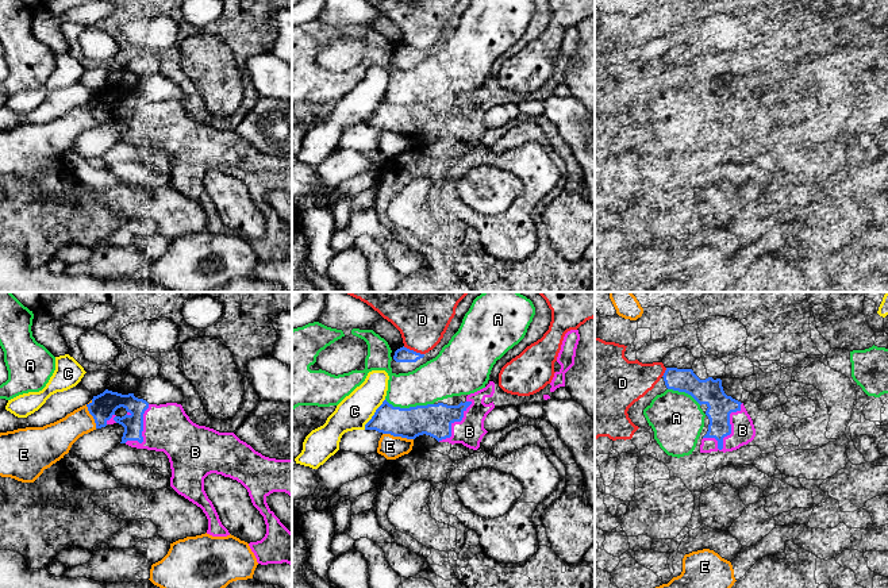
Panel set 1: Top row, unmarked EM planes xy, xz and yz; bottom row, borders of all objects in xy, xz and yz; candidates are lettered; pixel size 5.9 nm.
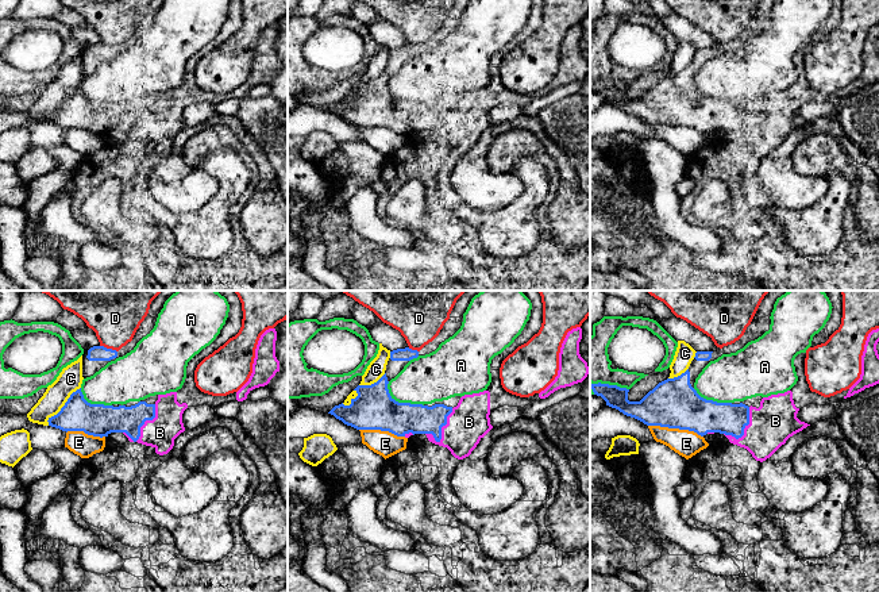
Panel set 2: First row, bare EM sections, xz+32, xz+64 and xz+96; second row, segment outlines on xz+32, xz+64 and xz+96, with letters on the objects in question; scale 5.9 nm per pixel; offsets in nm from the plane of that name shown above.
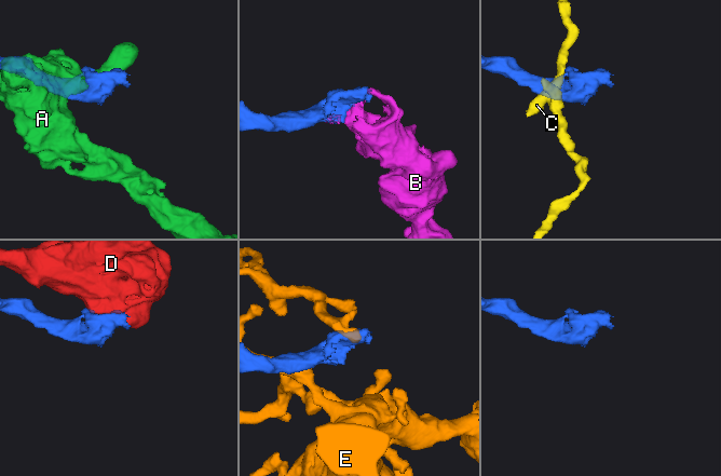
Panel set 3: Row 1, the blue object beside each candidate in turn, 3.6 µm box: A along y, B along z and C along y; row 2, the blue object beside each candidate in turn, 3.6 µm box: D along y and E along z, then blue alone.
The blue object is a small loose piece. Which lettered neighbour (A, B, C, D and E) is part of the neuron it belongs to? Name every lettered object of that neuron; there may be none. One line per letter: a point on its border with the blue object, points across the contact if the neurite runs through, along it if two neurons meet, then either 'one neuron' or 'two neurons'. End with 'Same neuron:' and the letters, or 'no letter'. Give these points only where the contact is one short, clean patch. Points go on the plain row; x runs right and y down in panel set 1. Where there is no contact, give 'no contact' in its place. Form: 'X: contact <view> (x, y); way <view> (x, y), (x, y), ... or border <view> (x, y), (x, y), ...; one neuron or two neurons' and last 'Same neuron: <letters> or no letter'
A: contact xz (410, 104); two neurons
B: contact yz (726, 133); one neuron
C: contact xz (375, 111); two neurons
D: contact xz (412, 47); two neurons
E: contact xz (398, 133); two neurons
Same neuron: B

